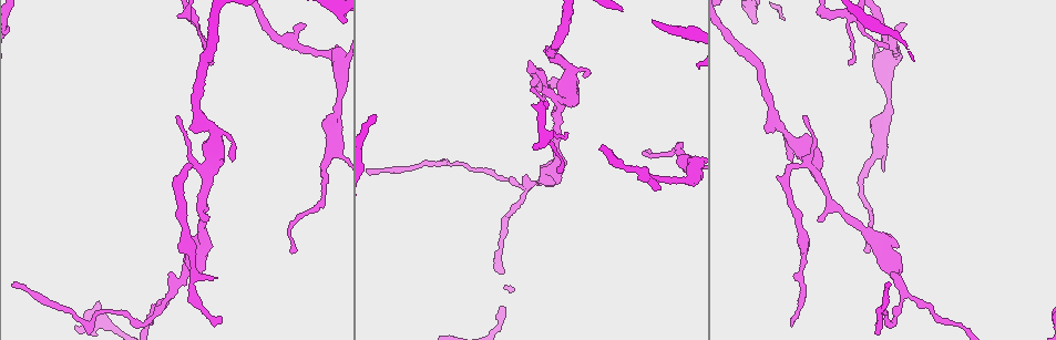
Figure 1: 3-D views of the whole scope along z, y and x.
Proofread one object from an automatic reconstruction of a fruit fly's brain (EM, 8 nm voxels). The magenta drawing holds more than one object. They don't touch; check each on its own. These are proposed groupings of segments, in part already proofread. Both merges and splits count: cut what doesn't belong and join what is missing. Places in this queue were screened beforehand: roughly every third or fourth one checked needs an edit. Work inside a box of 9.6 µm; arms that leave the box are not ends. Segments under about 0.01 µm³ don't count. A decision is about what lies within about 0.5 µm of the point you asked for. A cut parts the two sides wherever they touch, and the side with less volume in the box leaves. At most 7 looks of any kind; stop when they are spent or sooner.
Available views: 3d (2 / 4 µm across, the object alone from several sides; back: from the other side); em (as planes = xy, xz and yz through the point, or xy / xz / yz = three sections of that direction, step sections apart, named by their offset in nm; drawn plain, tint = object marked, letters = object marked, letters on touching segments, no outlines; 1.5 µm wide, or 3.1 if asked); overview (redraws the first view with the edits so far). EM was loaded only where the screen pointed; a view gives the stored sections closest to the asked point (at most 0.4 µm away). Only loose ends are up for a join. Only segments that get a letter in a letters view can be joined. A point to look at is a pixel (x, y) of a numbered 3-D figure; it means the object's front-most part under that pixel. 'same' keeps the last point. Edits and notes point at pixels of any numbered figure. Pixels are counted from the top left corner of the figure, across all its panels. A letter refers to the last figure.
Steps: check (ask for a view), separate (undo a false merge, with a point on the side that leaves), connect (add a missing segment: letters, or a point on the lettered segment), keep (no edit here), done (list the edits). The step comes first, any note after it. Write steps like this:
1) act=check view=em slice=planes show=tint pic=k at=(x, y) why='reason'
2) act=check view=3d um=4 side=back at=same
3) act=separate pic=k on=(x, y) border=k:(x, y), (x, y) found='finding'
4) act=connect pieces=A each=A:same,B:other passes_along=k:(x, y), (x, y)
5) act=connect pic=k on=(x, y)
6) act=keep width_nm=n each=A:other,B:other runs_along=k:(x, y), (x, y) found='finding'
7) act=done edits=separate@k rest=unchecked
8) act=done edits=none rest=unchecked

act=check view=em slice=yz step=4 show=tint pic=1 at=(544, 50) why='free end'

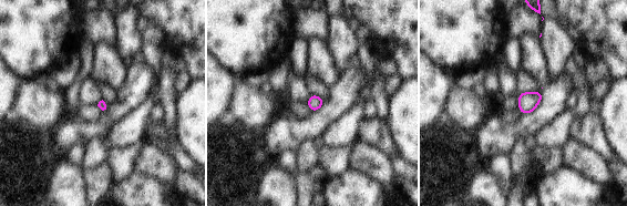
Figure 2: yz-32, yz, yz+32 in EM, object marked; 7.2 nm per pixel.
act=check view=em slice=yz step=4 show=letters at=same

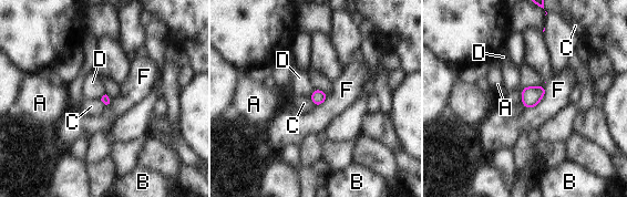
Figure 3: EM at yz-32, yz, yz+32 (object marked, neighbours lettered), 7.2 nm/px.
act=keep each=A:other,B:other,C:other,D:other,F:other border=3:(315, 89), (309, 95) found='no lettered segment goes on from it'

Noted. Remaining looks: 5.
act=check view=3d um=4 pic=1 at=(559, 169) why='an open end'

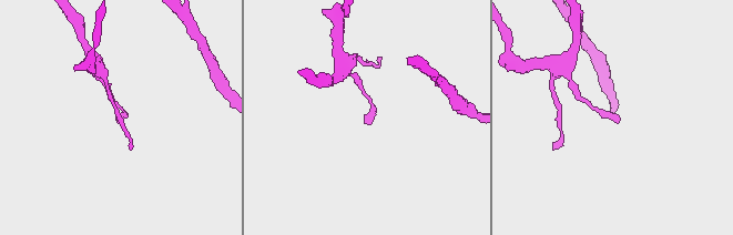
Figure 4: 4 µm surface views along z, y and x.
act=check view=em slice=planes show=letters pic=4 at=(364, 122) why='now the EM'

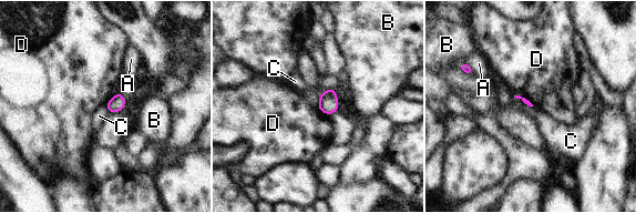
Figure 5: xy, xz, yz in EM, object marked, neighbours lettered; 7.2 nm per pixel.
act=keep each=A:other,B:other,C:other,D:other found='none of them fits'

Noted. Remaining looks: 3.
act=check view=3d um=2 pic=1 at=(172, 275) why='branch stops here'

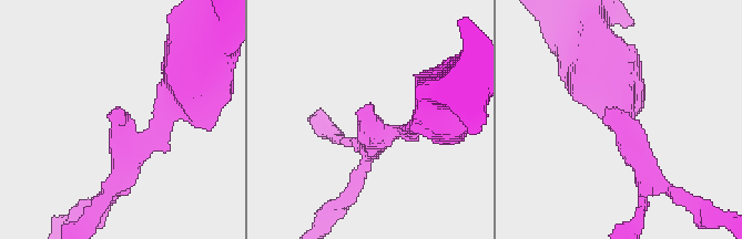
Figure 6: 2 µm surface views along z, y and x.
act=check view=em slice=xy step=8 show=tint pic=6 at=(118, 110) arm_widths_nm=200,460

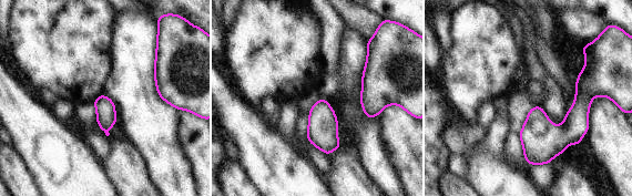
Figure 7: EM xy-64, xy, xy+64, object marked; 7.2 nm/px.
act=check view=em slice=planes show=letters at=same why='another direction'

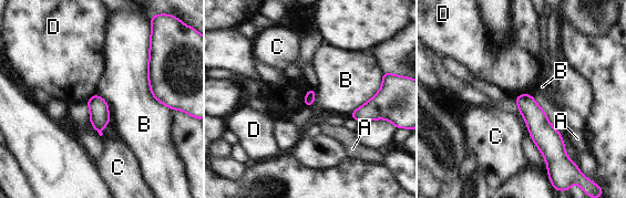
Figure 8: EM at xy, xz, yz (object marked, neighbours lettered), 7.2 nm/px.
act=keep longest_contact=B:550nm each=A:other,B:other,C:other,D:other runs_along=8:(517, 98), (534, 115), (557, 154) found='no lettered segment goes on from it'

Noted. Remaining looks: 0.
act=done edits=none rest=unchecked

